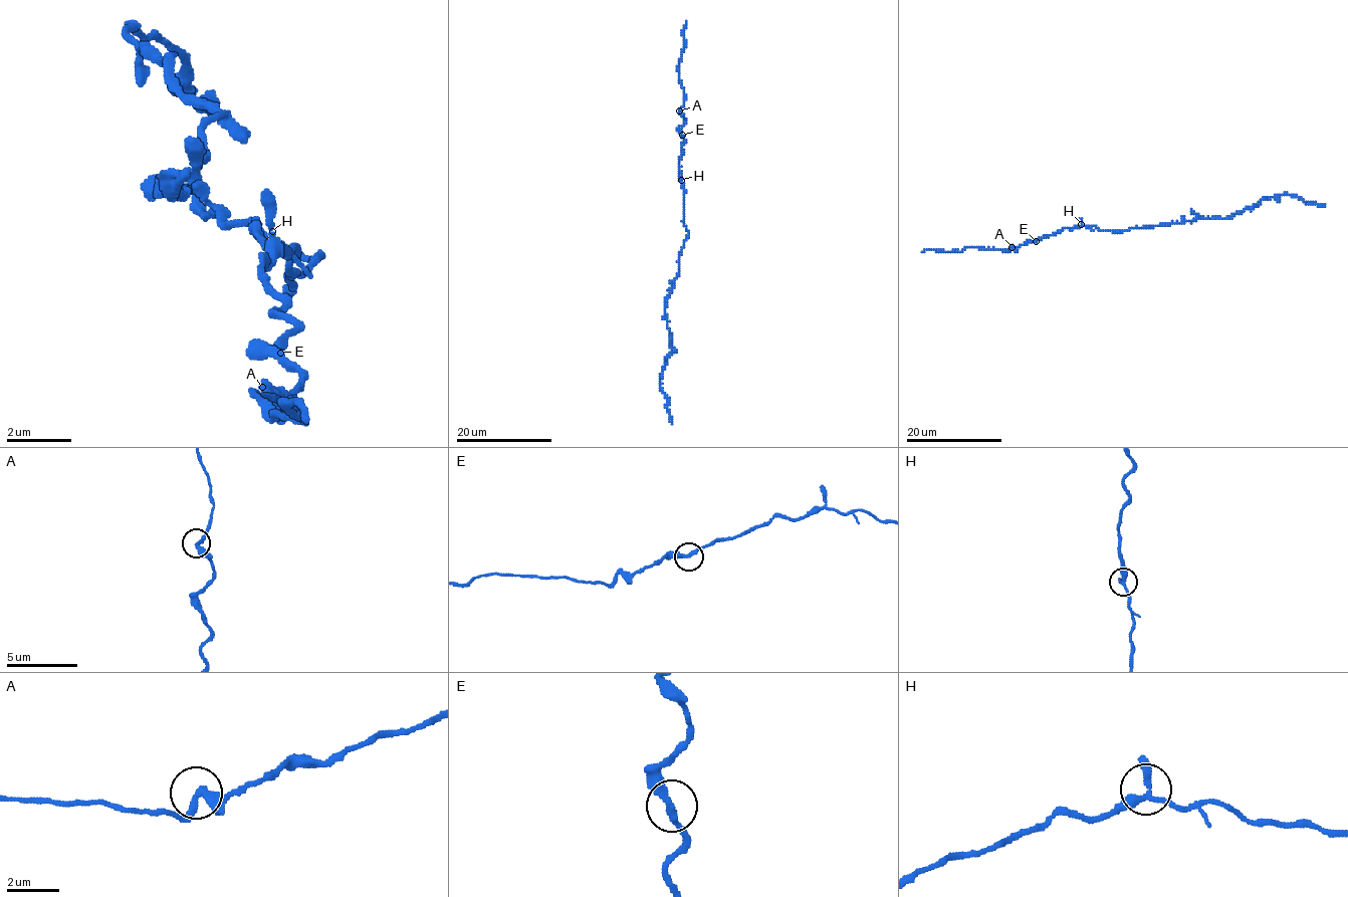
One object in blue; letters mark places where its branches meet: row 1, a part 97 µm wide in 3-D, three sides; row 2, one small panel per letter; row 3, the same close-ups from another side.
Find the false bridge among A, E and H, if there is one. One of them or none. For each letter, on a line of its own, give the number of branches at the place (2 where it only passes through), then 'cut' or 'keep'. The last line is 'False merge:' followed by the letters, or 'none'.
A: 2 branches meet; keep
E: 2 branches meet; keep
H: 2 branches meet; keep
False merge: none

